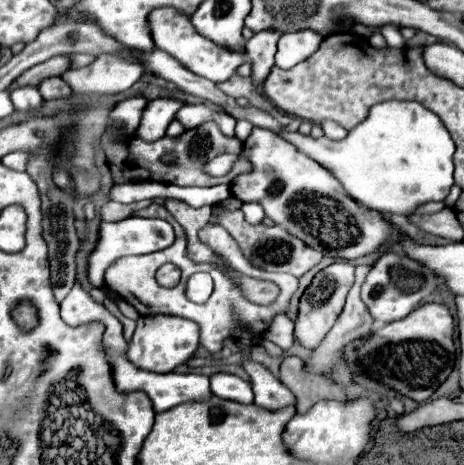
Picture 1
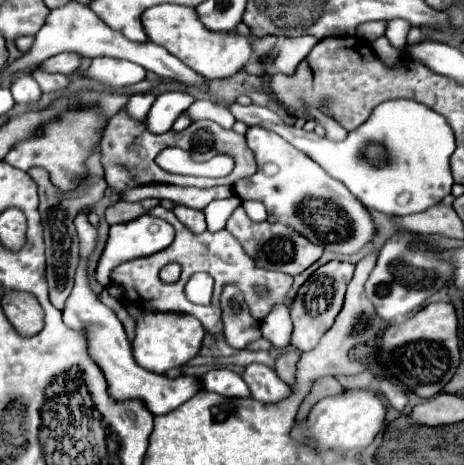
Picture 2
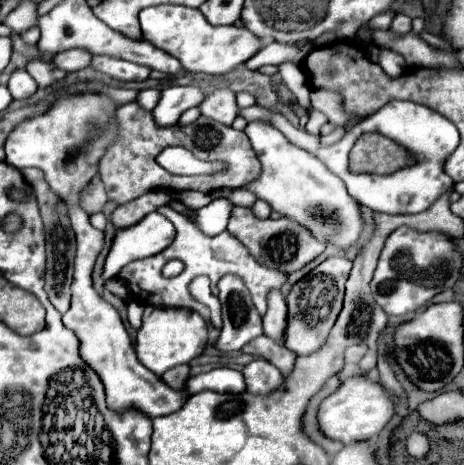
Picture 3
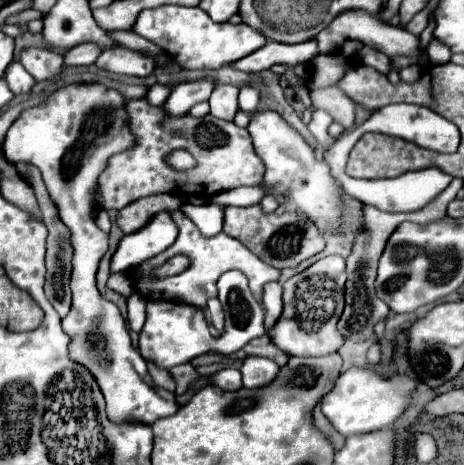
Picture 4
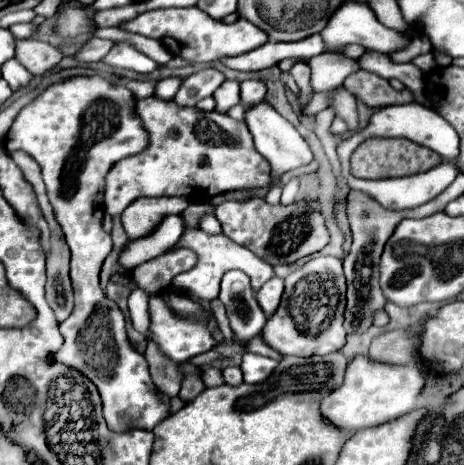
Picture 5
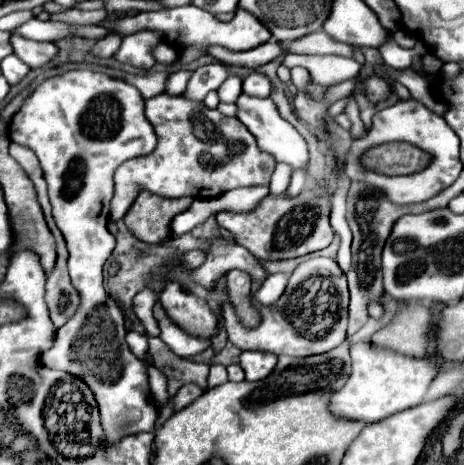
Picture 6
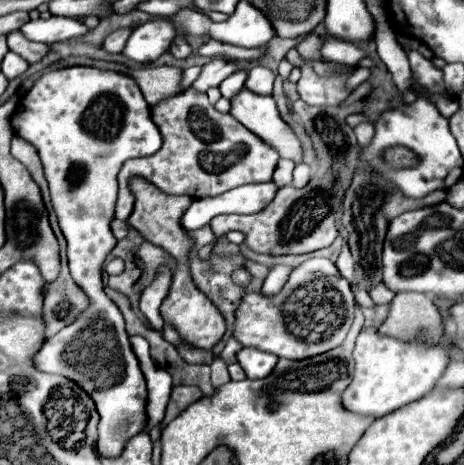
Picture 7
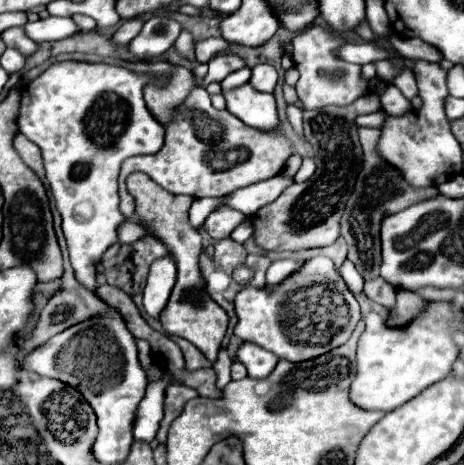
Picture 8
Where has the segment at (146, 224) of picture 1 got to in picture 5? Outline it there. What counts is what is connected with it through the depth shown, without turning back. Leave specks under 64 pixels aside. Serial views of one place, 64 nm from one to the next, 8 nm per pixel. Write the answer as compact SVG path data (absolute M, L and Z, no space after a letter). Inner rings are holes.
M166 216L156 226L156 232L152 236L142 236L140 240L132 240L132 244L128 244L128 252L124 252L120 260L124 260L124 264L128 264L128 268L134 270L136 266L168 252L178 242L182 230L184 230L182 216Z

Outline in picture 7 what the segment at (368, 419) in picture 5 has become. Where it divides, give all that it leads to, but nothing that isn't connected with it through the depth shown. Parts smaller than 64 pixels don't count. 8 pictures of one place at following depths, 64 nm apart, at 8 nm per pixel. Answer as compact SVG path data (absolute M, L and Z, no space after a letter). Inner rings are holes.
M362 330L354 346L354 362L356 366L352 382L342 392L340 404L344 404L348 412L382 418L432 392L436 380L446 370L448 356L440 346L422 348L416 342L406 344L388 336L380 336L376 330Z

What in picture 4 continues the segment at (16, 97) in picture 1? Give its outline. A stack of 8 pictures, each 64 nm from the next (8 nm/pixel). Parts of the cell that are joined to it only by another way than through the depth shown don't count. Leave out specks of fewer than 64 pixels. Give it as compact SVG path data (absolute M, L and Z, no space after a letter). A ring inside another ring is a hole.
M12 62L8 66L8 70L6 70L6 82L8 82L8 86L10 86L10 90L12 90L14 96L28 94L34 88L34 84L36 84L36 80L18 62Z

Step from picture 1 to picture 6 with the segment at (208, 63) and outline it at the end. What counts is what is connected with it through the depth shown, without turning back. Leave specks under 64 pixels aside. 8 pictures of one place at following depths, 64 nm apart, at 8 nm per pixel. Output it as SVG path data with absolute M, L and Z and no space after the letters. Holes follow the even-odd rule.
M192 4L182 6L182 8L164 8L156 12L140 12L130 18L120 18L116 24L108 24L112 30L120 32L122 36L140 32L140 30L160 30L162 38L166 44L170 44L176 50L186 50L186 48L196 48L200 50L202 56L208 56L208 50L212 46L222 46L232 52L244 52L252 50L264 42L270 40L270 32L266 26L262 26L254 16L250 16L246 10L236 10L236 16L230 22L220 22L216 20L210 12L204 12Z

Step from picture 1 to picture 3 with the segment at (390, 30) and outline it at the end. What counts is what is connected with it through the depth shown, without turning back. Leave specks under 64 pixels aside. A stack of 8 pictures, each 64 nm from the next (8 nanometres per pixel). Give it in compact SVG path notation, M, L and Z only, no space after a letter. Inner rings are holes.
M396 16L396 18L392 20L392 24L390 24L390 32L398 34L398 36L408 34L408 32L410 32L410 24L412 24L412 20L410 20L408 16Z

